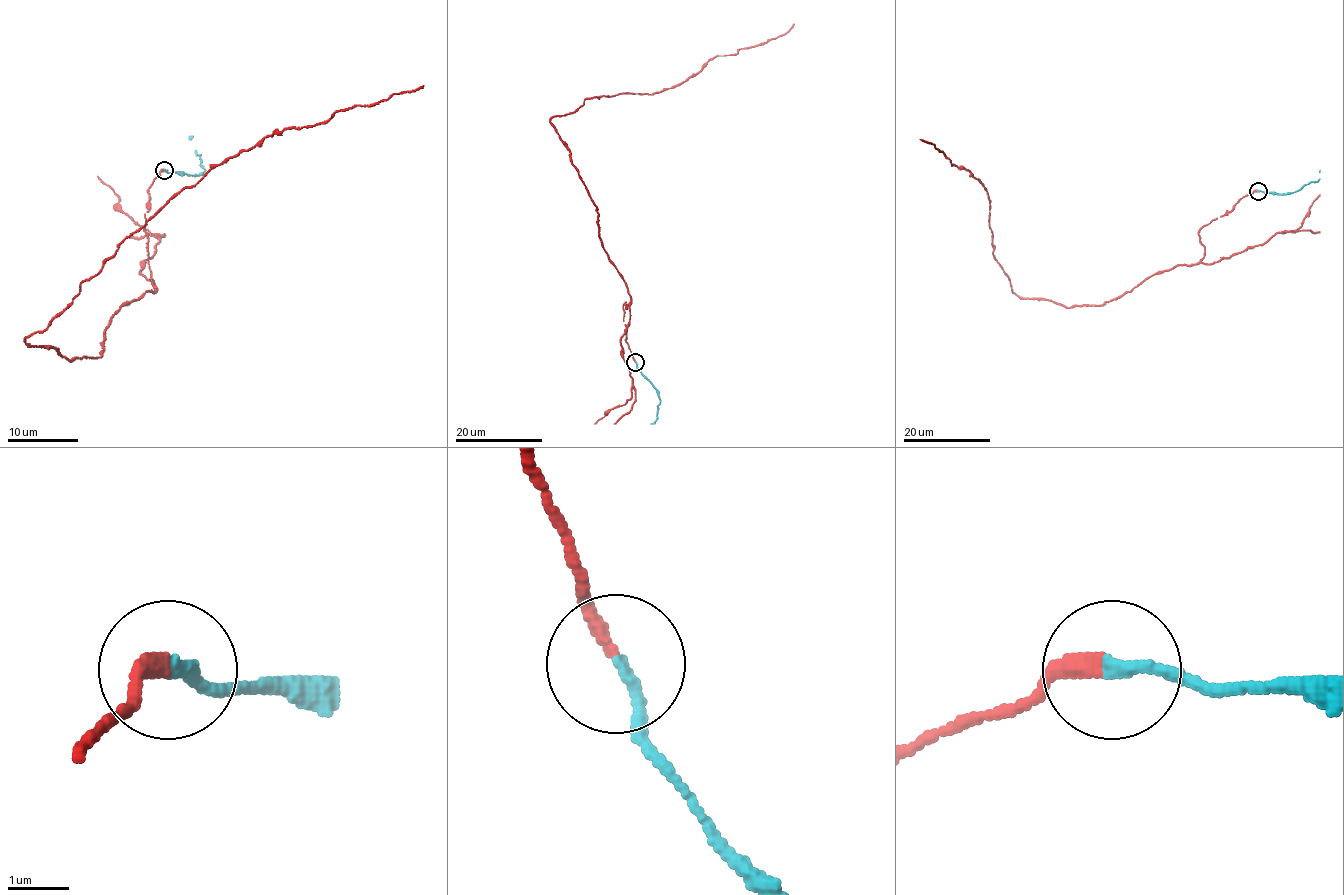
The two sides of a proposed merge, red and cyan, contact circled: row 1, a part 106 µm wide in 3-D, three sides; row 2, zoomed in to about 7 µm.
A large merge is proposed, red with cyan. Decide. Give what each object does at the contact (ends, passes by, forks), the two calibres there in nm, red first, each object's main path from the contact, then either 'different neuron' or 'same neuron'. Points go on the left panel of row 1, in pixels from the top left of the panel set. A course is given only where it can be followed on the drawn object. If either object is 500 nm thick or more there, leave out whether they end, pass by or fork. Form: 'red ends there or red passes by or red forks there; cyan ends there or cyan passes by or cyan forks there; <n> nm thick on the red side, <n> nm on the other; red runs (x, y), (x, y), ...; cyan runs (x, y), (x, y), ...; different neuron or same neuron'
red ends there; cyan ends there; 240 nm thick on the red side, 180 nm on the other; red runs (164, 170), (145, 216), (153, 292), (111, 317), (100, 356), (29, 345), (210, 170), (423, 85); cyan runs (164, 170), (198, 175), (205, 170), (189, 136); same neuron

